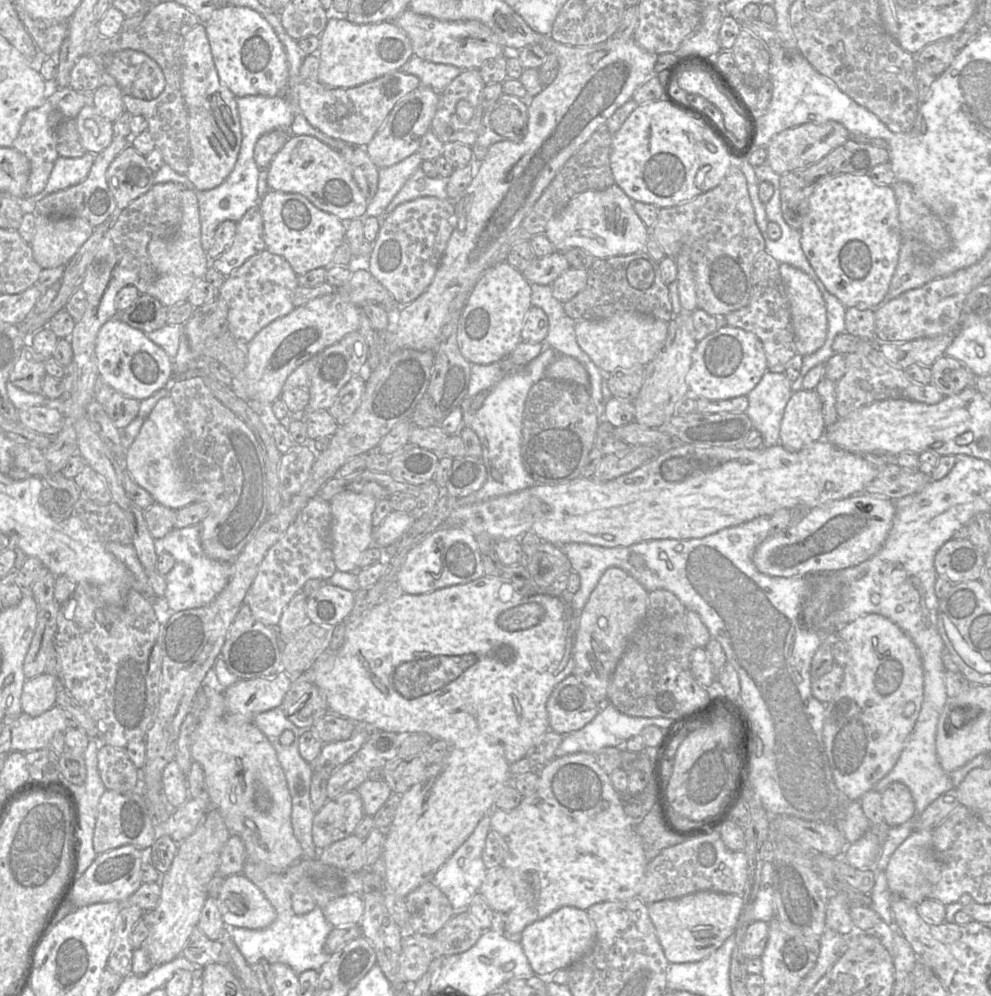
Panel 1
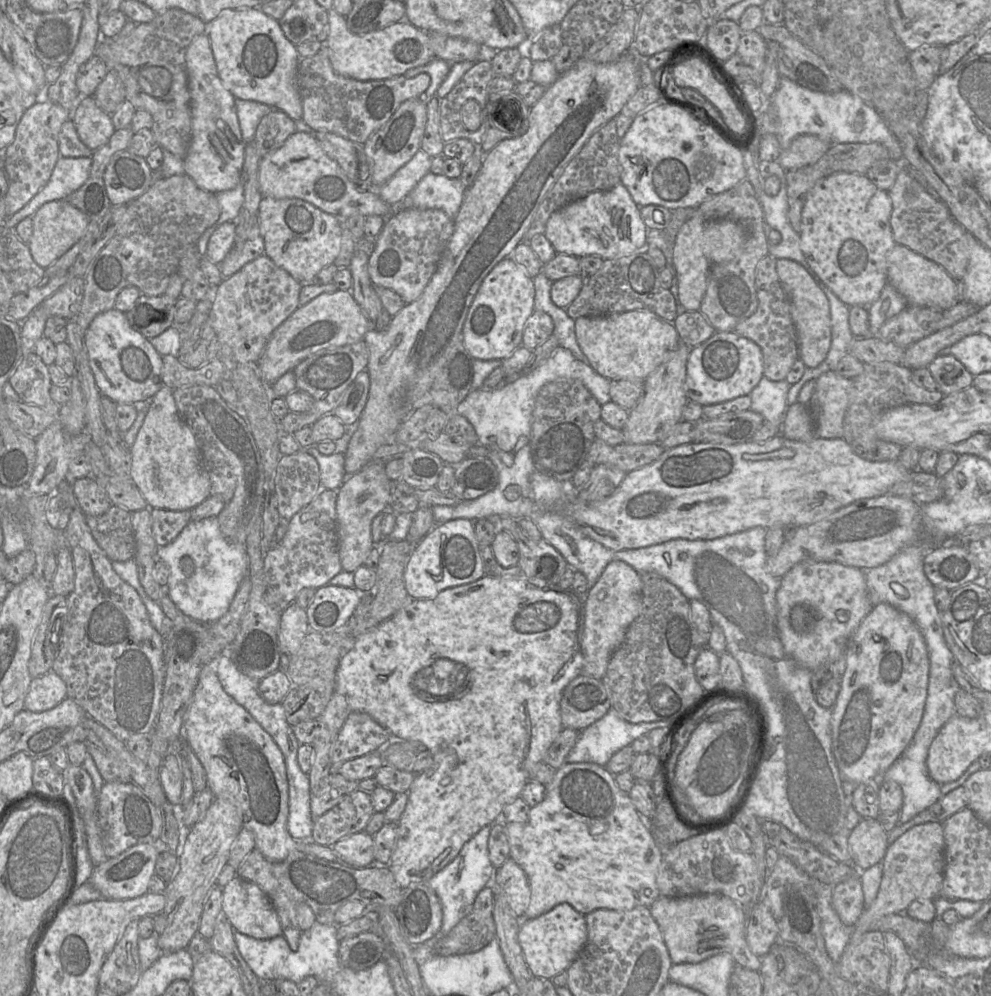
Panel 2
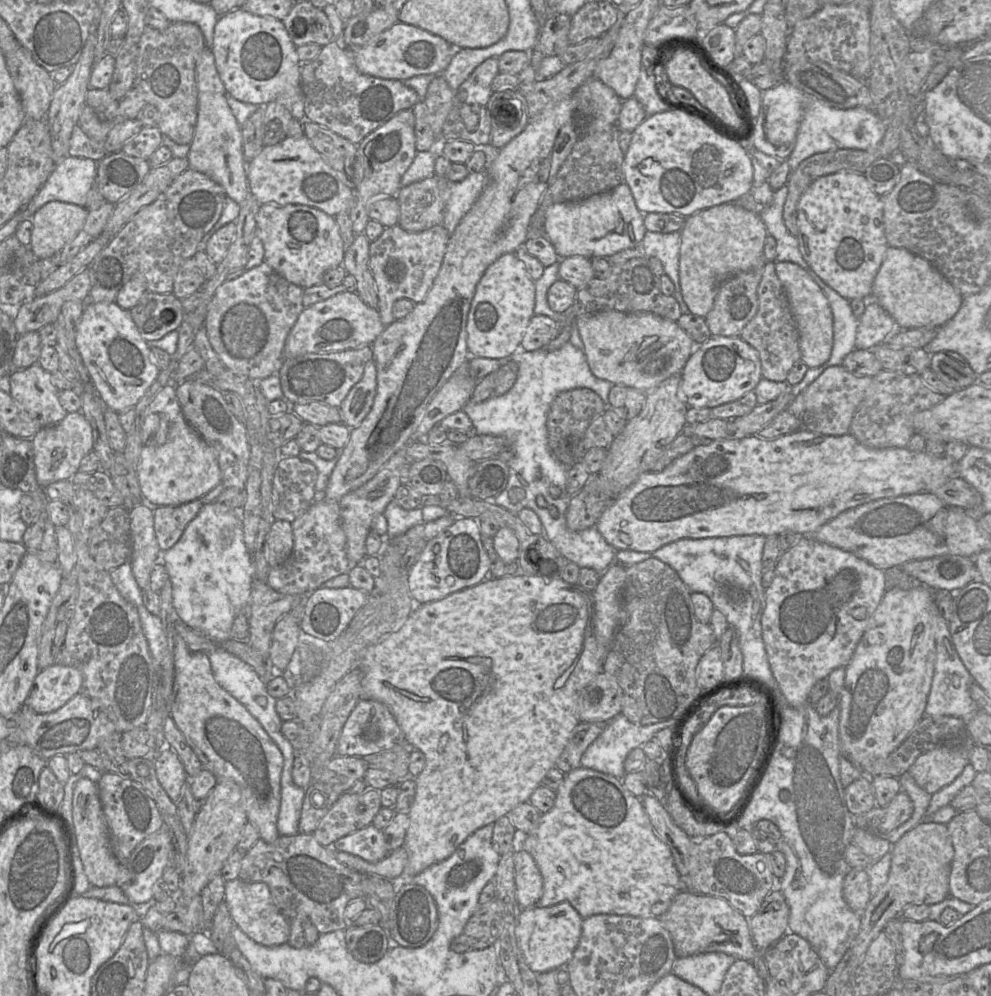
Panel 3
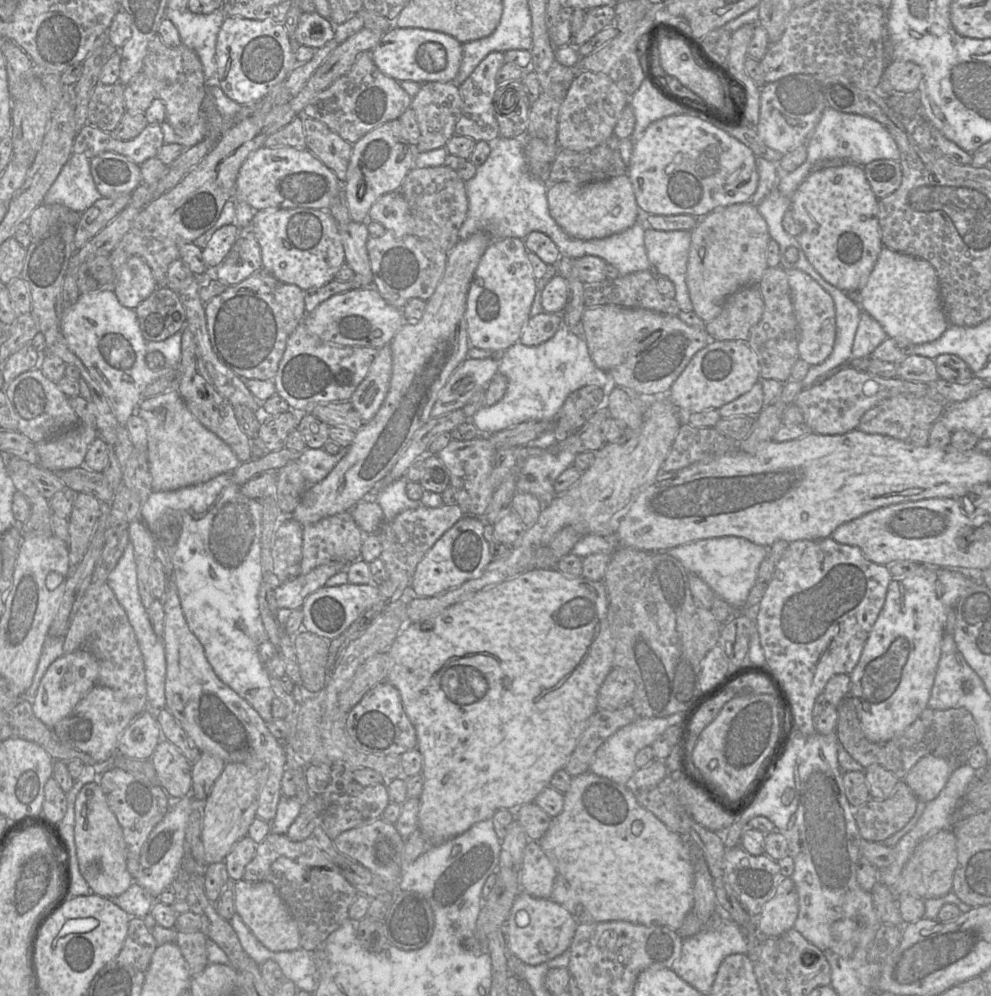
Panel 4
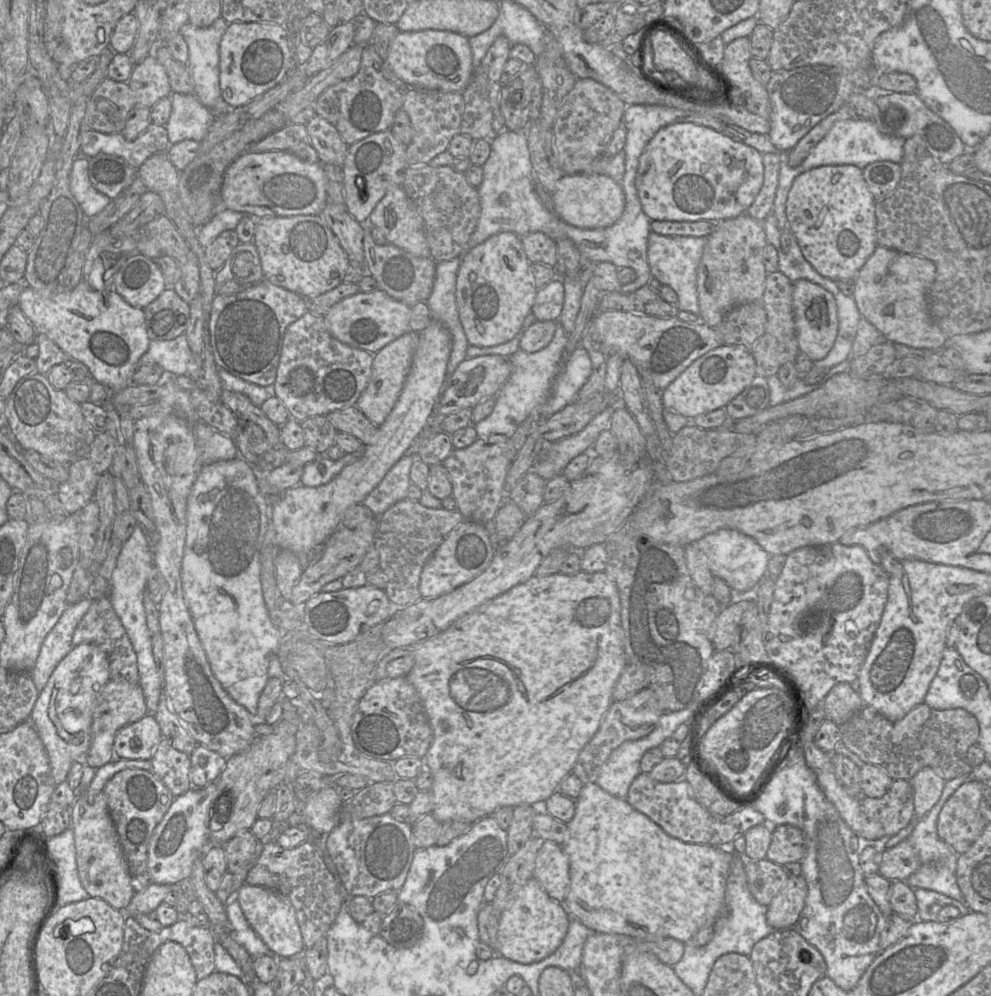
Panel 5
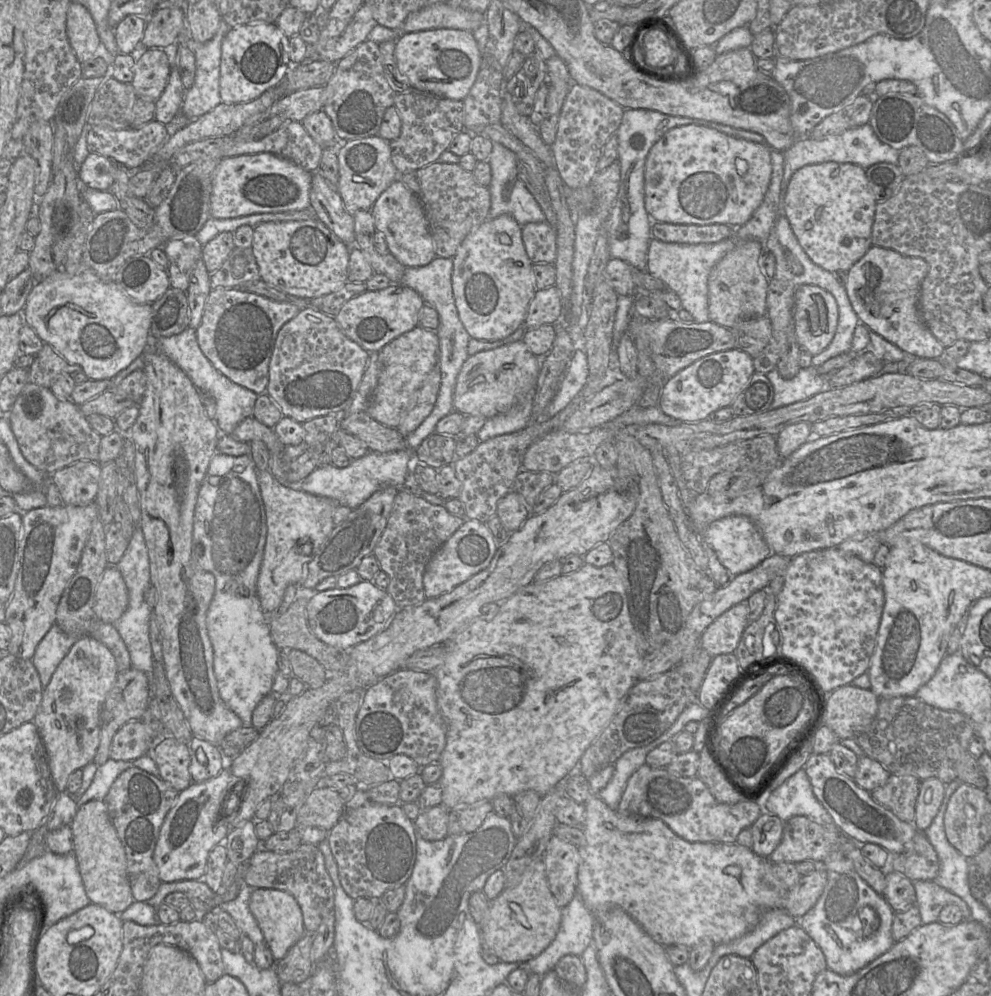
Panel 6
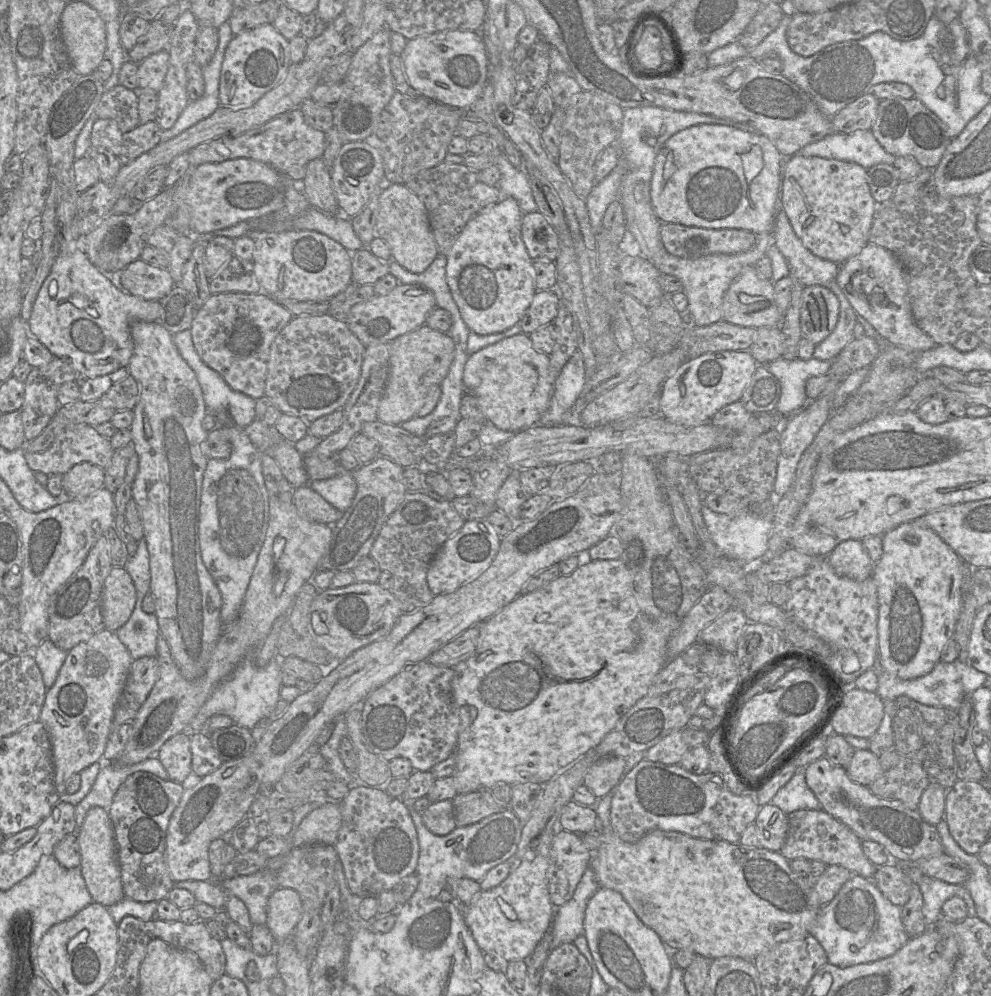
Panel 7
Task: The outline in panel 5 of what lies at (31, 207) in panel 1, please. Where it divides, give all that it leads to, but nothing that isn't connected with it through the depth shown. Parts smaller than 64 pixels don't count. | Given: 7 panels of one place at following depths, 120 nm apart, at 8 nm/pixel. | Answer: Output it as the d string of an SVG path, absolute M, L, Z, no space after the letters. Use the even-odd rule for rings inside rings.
M78 155L70 173L70 189L85 216L91 218L101 212L112 199L98 192L89 180L88 159Z

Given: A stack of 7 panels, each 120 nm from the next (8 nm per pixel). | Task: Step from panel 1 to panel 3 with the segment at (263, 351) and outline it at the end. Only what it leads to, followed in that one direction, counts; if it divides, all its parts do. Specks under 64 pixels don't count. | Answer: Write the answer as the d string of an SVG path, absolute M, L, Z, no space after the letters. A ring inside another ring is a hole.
M344 291L303 309L287 336L283 359L371 345L385 327L377 309L365 304L356 292Z

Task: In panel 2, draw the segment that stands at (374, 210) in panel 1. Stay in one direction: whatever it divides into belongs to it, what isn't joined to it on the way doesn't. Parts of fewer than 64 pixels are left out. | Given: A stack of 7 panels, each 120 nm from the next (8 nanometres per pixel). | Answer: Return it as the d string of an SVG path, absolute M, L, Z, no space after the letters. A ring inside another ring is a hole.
M420 148L408 163L396 171L384 185L376 189L377 194L390 207L398 206L430 172L431 163L432 157Z

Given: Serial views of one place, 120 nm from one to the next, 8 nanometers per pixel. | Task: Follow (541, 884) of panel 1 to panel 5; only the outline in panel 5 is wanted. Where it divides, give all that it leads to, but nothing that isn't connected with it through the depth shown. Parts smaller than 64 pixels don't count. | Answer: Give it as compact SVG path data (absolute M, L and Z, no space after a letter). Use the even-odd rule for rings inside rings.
M597 783L584 784L582 787L582 790L580 792L580 795L575 800L575 803L576 803L575 814L574 814L574 817L572 818L572 820L569 823L567 823L567 829L568 830L567 830L566 838L565 838L564 843L561 845L563 850L565 851L565 853L568 855L569 861L570 861L570 871L569 871L569 873L570 873L570 887L569 887L568 894L567 894L563 904L566 907L568 913L572 917L578 919L591 932L603 933L603 934L624 934L624 935L628 935L628 936L634 937L636 939L641 939L641 940L648 941L648 942L661 941L665 938L671 937L671 938L679 940L683 943L687 943L692 939L692 937L695 935L695 933L700 928L702 928L705 925L714 924L715 920L721 914L721 912L723 911L724 906L725 906L726 882L727 882L727 878L728 878L728 875L730 872L731 862L732 862L733 856L734 856L734 854L733 854L734 853L733 842L732 842L731 846L711 846L711 845L703 845L703 844L683 842L683 841L681 841L677 838L674 838L674 837L670 836L669 834L667 834L659 825L657 825L655 822L653 822L648 816L637 811L636 809L634 809L627 802L626 799L621 799L621 798L618 798L618 797L611 795L610 793L603 790Z

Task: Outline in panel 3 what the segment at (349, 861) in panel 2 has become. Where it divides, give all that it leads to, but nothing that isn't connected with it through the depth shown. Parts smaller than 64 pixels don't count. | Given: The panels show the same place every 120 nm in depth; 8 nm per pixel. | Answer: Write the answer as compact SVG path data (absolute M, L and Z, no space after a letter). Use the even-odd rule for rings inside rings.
M372 824L336 840L332 848L371 863L378 862L389 854L383 831Z

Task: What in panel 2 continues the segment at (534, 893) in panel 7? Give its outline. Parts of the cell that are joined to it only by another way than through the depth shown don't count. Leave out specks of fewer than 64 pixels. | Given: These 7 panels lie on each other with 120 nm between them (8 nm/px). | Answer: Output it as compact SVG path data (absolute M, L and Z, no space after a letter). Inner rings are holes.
M560 903L536 918L521 919L518 941L532 977L553 979L569 968L586 944L585 916L568 903Z

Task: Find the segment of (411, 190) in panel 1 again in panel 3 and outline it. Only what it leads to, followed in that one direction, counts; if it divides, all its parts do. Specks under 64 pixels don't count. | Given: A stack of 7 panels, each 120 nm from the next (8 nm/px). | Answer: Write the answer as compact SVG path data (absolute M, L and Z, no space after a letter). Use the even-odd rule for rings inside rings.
M487 171L469 173L458 183L449 183L450 195L445 205L443 225L452 234L471 209L488 182Z

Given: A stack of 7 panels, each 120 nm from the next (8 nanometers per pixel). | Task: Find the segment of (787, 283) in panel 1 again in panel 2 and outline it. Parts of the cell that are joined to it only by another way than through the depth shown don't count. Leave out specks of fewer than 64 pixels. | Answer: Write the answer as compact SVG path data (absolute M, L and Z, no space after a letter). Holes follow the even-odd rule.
M780 258L776 260L776 271L791 301L791 317L798 337L799 359L807 368L815 368L825 360L831 346L832 332L828 298L800 263Z

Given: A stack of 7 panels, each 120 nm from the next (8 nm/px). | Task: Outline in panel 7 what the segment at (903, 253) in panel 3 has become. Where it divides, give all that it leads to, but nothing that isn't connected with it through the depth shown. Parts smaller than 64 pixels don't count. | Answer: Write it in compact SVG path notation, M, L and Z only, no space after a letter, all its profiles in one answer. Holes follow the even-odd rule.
M867 243L858 254L840 265L836 281L856 314L865 318L887 344L912 352L928 351L936 345L913 319L907 272L890 251Z

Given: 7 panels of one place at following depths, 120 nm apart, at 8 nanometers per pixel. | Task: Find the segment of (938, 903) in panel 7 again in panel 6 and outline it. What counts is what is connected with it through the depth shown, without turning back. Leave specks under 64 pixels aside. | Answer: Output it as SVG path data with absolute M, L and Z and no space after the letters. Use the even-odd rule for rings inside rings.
M918 880L913 882L913 885L922 924L938 922L941 910L947 905L958 906L964 919L971 918L967 904L959 896L939 886L933 880Z

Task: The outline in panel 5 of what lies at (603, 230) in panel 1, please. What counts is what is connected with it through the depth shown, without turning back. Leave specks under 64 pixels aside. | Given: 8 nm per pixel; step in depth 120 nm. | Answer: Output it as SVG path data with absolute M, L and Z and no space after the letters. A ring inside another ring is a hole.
M563 174L551 197L554 213L564 222L581 229L599 229L613 225L621 217L625 206L620 183L606 174Z

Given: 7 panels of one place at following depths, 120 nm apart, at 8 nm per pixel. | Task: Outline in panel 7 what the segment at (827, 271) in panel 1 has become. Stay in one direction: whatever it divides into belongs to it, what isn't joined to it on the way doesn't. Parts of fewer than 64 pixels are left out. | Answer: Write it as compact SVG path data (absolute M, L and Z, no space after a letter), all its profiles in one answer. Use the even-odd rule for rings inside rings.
M794 154L783 160L782 186L779 209L784 211L796 236L814 255L838 264L843 264L858 254L868 243L877 203L868 185L867 169L857 163L822 157L807 157Z

